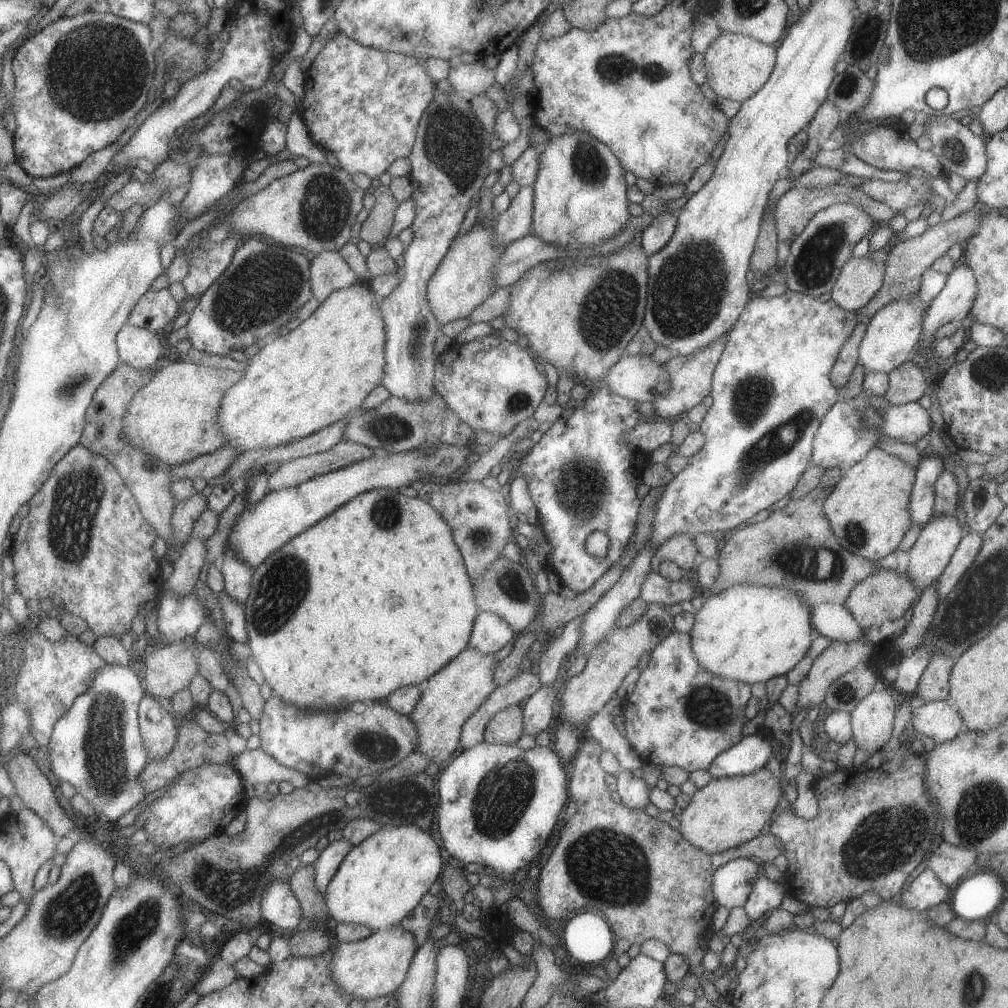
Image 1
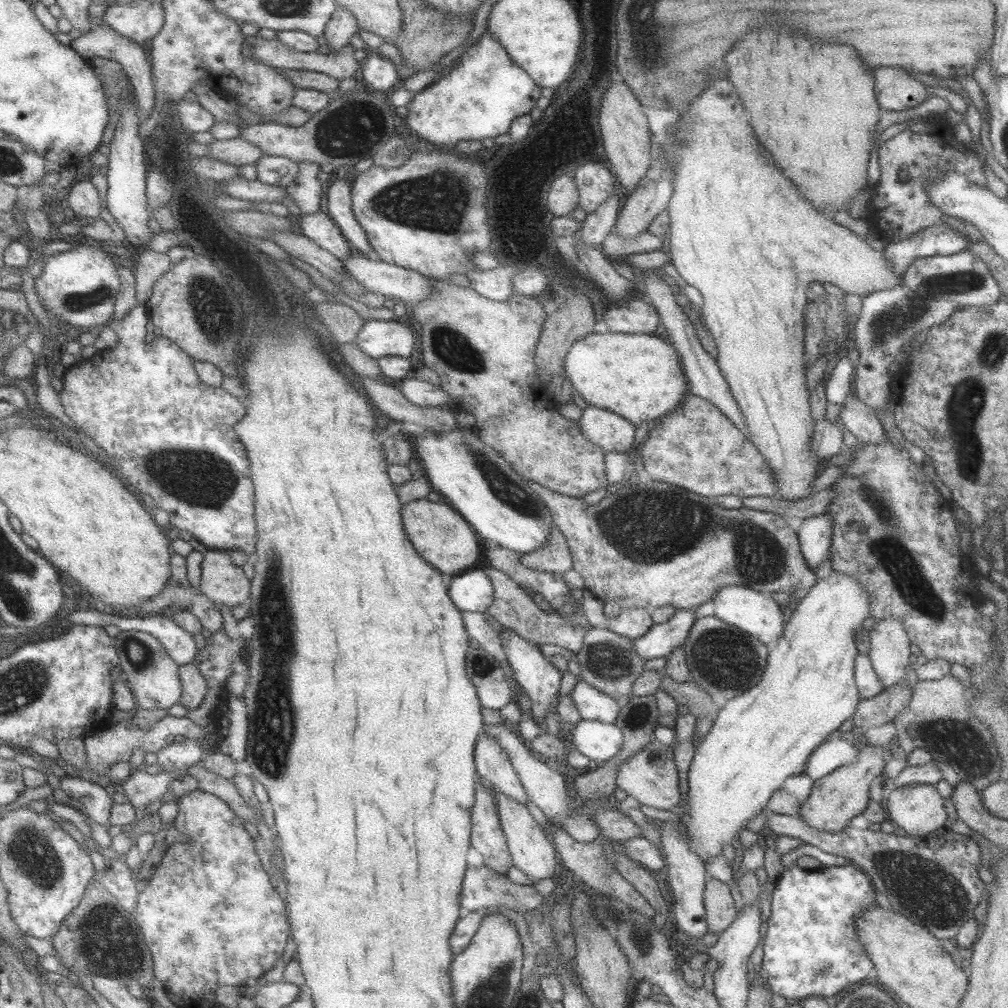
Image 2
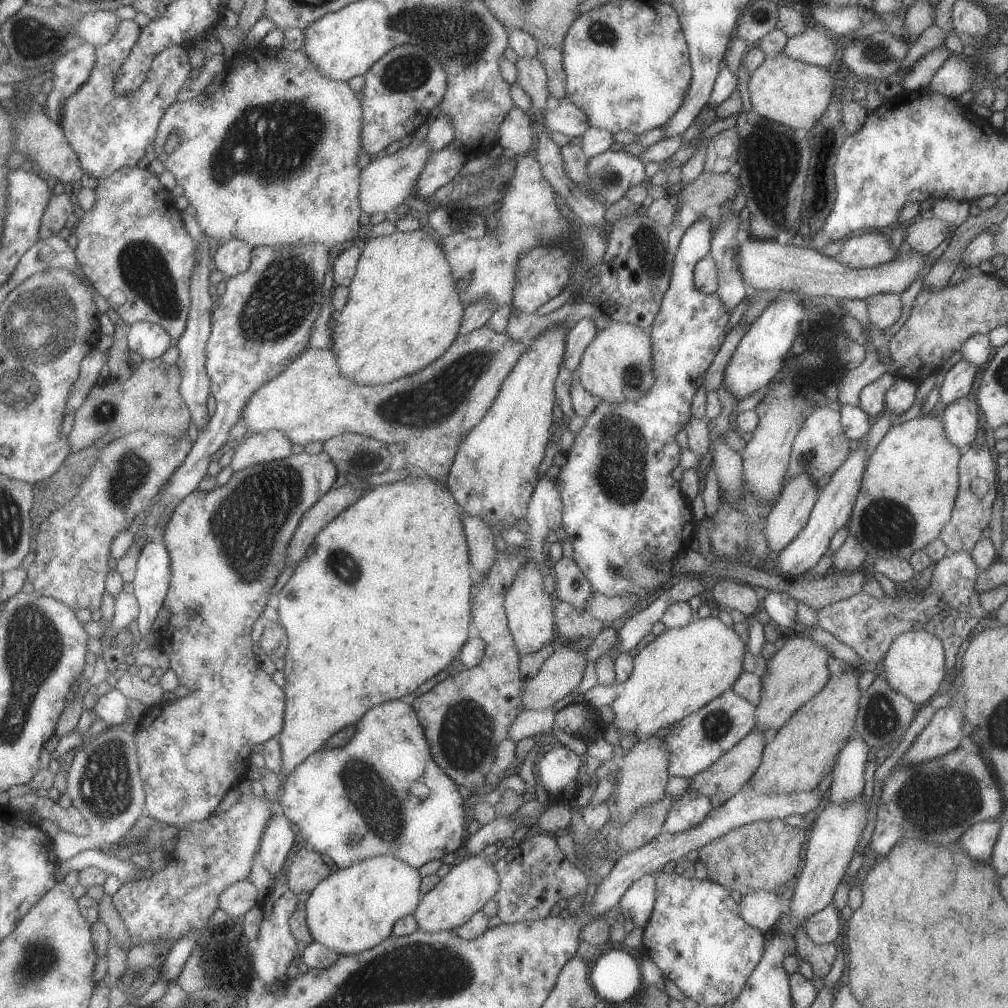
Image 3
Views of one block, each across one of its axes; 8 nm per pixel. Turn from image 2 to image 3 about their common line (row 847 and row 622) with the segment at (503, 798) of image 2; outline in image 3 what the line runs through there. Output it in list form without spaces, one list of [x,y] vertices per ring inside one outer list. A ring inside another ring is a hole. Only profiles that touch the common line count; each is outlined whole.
[[[529,559],[527,564],[519,570],[513,588],[507,592],[506,611],[517,650],[521,655],[537,652],[549,643],[556,643],[560,639],[557,622],[555,622],[556,597],[554,594],[545,592],[543,588],[543,577],[548,570],[537,568]]]

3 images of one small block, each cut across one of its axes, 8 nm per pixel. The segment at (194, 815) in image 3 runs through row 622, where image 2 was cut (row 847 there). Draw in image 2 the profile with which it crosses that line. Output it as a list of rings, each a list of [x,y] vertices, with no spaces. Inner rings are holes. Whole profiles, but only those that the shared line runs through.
[[[194,790],[186,794],[177,802],[179,806],[179,813],[175,818],[176,829],[186,836],[185,843],[174,843],[173,847],[169,848],[162,857],[160,866],[156,869],[152,879],[146,885],[145,889],[140,892],[140,899],[138,900],[138,907],[135,910],[136,921],[144,934],[145,942],[149,944],[153,958],[155,958],[155,972],[156,979],[165,984],[168,992],[175,994],[181,1000],[208,1000],[217,1003],[217,988],[219,986],[237,986],[241,989],[245,987],[245,982],[249,978],[256,979],[261,982],[261,978],[267,971],[274,968],[275,964],[279,962],[279,958],[283,956],[285,948],[287,948],[287,940],[289,934],[292,934],[292,925],[289,917],[288,903],[283,901],[279,896],[279,892],[275,892],[269,874],[265,872],[263,864],[259,862],[259,854],[255,850],[255,840],[253,836],[245,830],[242,818],[232,809],[230,804],[227,804],[220,796],[210,792],[203,792],[202,790]]]

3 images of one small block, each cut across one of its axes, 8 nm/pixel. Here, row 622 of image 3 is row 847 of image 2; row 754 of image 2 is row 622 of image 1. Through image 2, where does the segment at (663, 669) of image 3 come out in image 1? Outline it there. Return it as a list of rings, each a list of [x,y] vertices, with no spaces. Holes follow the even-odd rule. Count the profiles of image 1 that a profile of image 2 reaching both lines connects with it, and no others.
[[[737,584],[723,592],[705,598],[703,606],[694,612],[694,624],[689,631],[695,660],[715,676],[737,680],[749,685],[766,683],[775,676],[785,675],[806,655],[815,633],[811,622],[811,607],[801,596],[783,586]]]

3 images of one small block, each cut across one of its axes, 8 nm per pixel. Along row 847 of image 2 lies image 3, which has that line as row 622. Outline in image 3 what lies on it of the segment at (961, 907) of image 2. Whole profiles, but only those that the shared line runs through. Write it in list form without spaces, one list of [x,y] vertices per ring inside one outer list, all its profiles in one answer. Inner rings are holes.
[[[967,551],[948,552],[933,568],[928,586],[916,590],[912,584],[898,587],[895,597],[883,594],[880,598],[865,592],[824,606],[814,611],[817,628],[829,632],[839,642],[849,646],[858,656],[860,663],[881,664],[891,642],[909,630],[925,630],[939,638],[944,650],[944,672],[954,672],[955,654],[967,638],[967,634],[985,615],[975,590],[978,570]]]

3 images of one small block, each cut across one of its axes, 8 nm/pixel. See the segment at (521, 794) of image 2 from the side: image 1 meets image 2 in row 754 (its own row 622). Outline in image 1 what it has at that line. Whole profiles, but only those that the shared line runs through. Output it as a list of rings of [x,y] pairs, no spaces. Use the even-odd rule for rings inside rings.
[[[480,612],[468,648],[475,648],[485,656],[497,654],[515,636],[516,631],[511,628],[511,624],[507,620],[503,620],[501,616],[493,614],[493,612]]]

